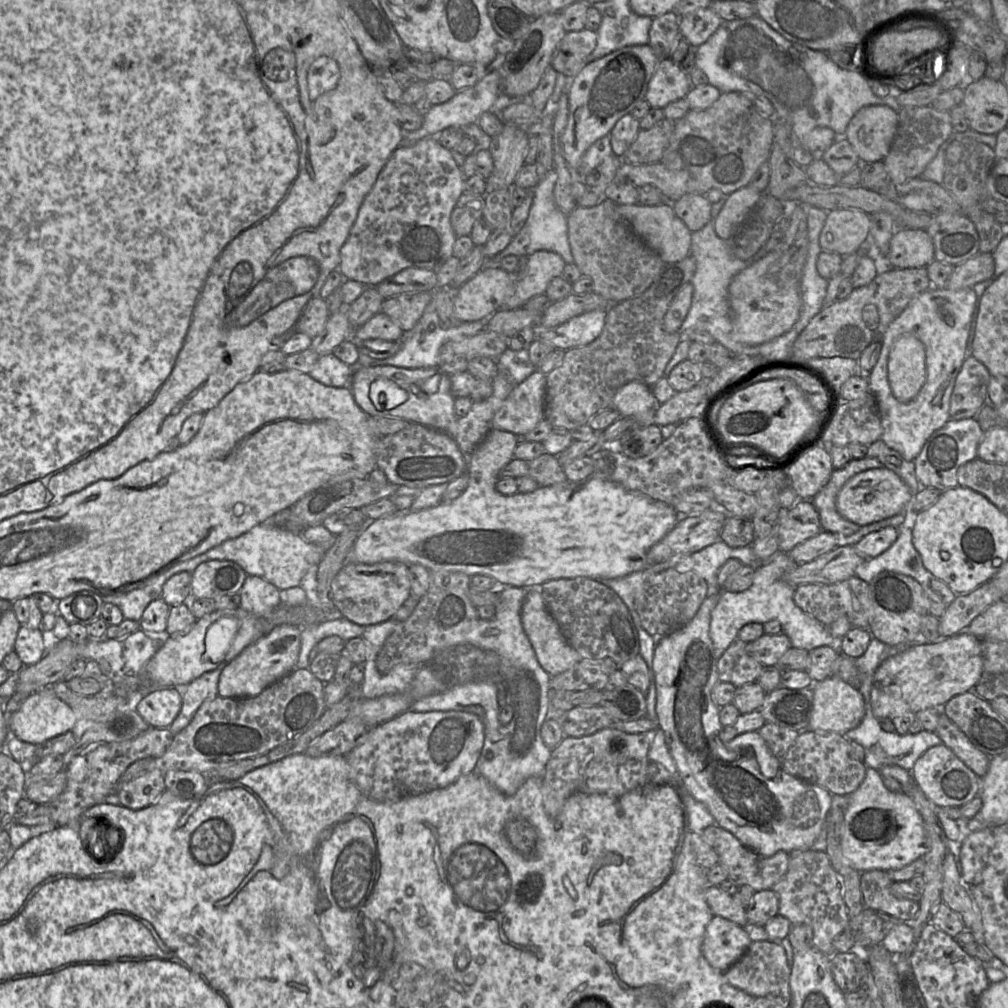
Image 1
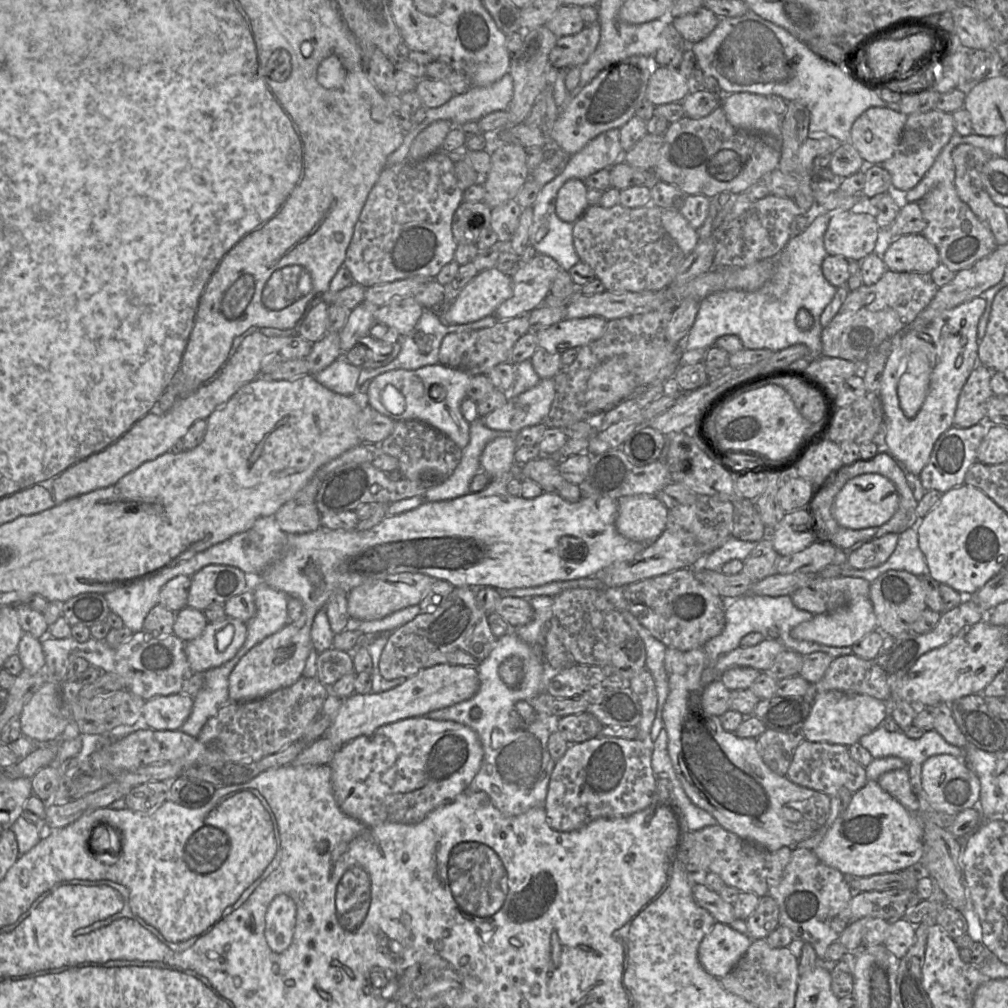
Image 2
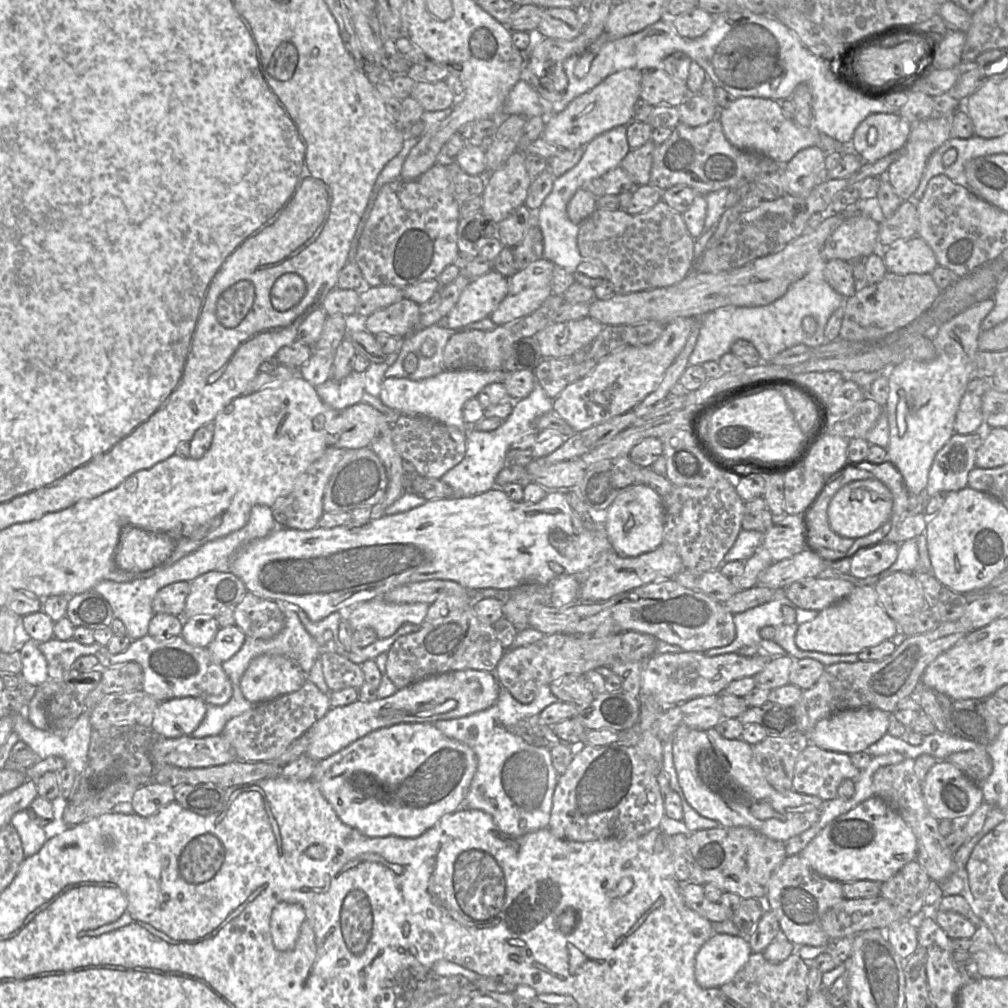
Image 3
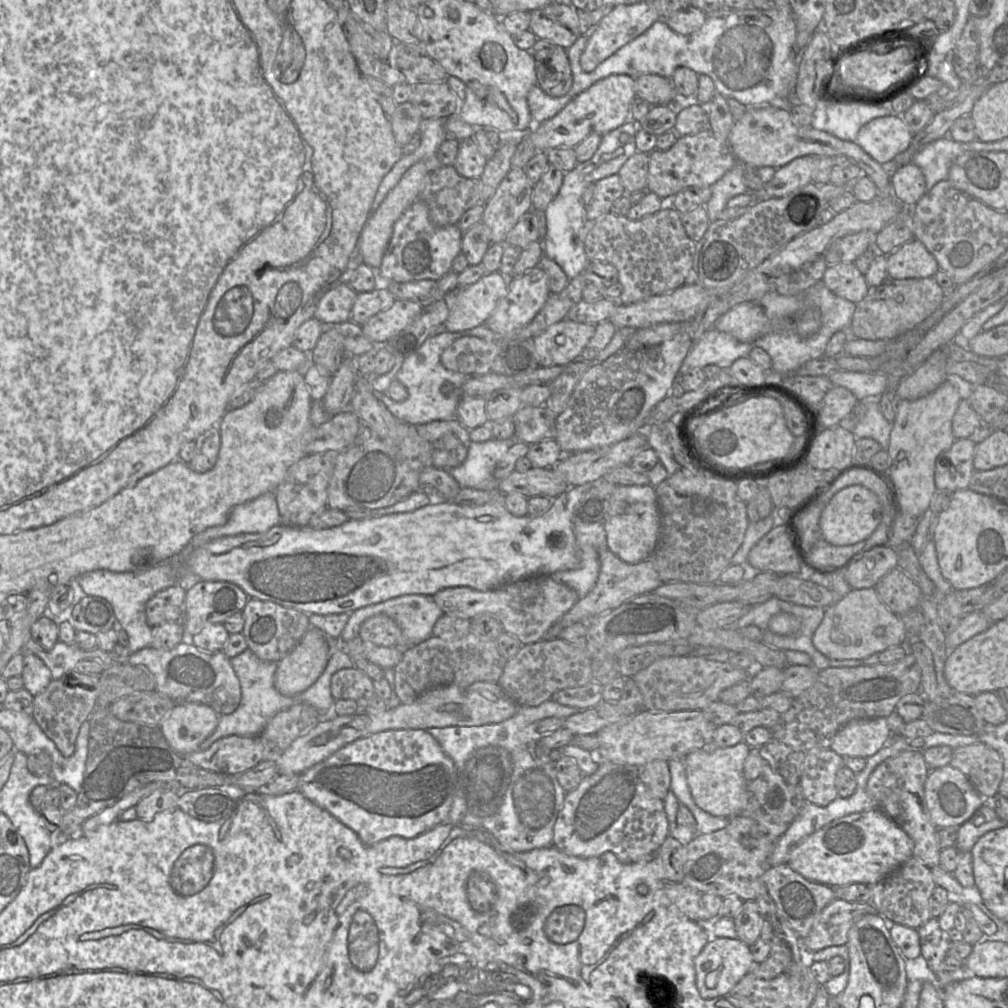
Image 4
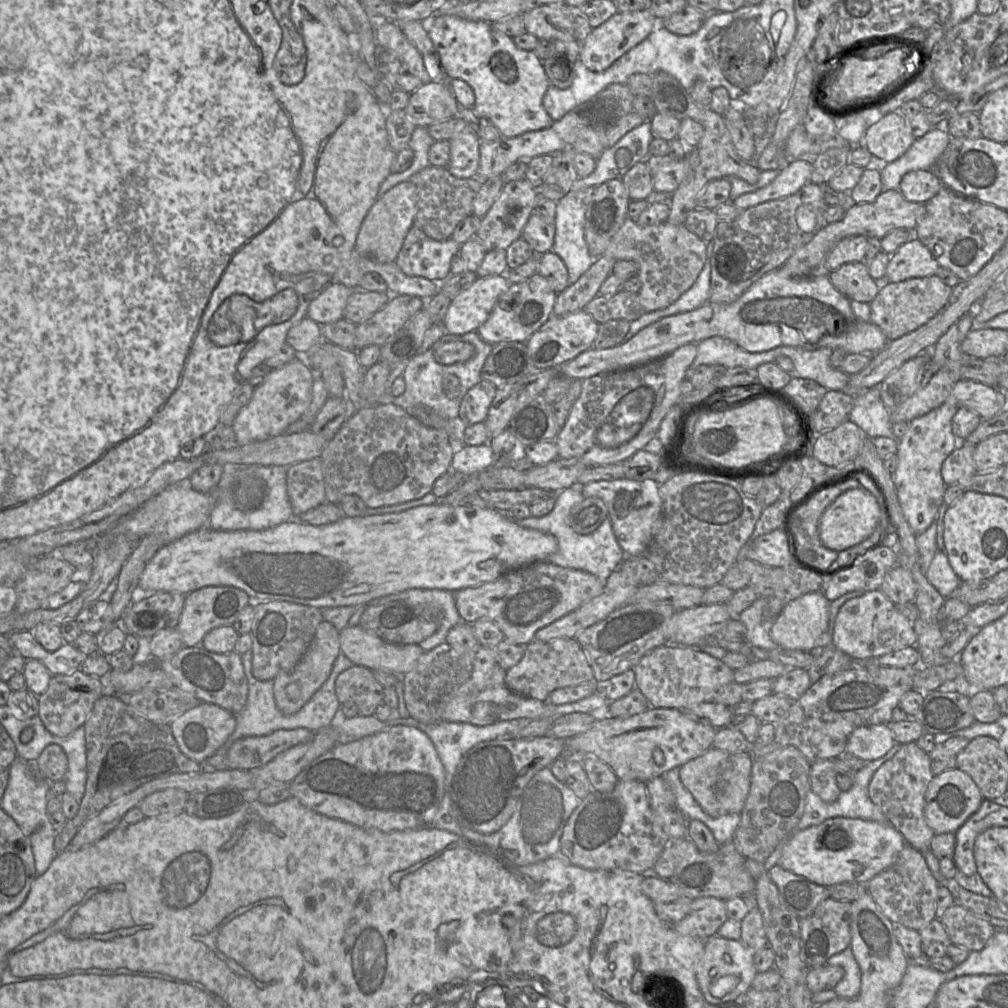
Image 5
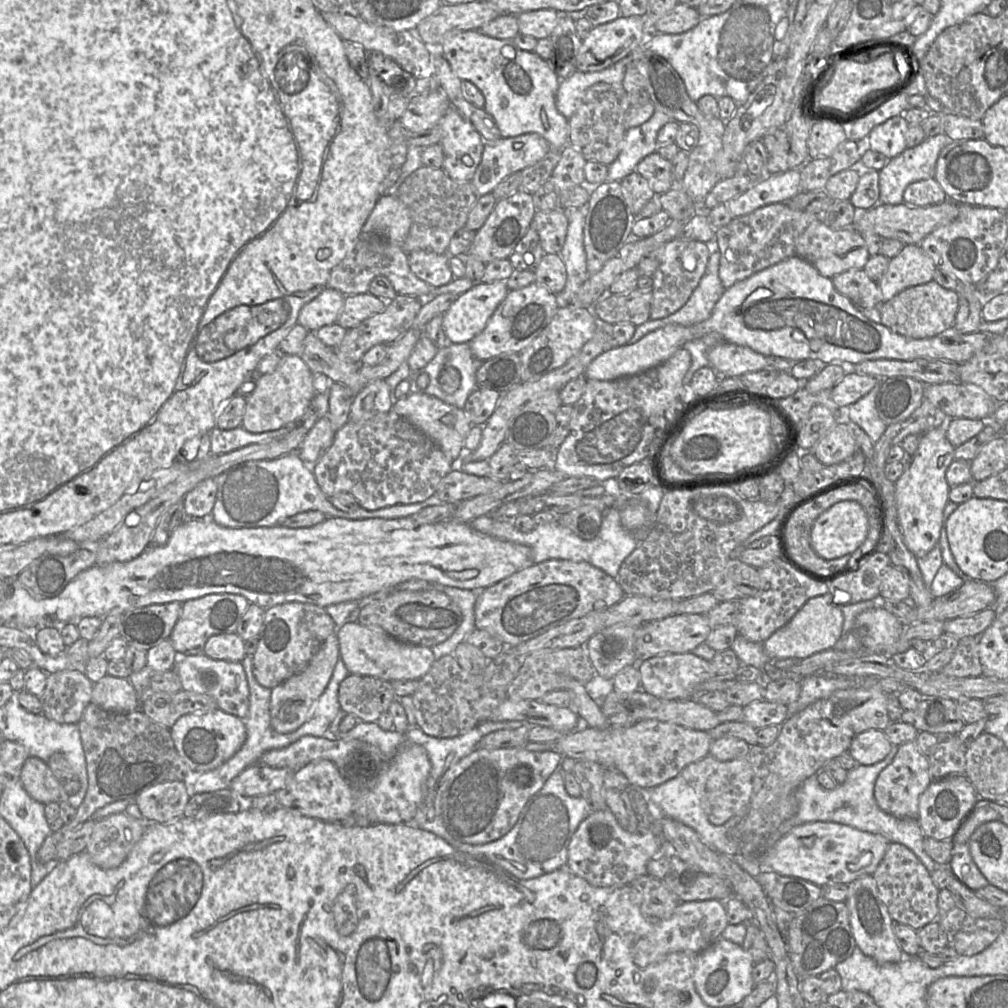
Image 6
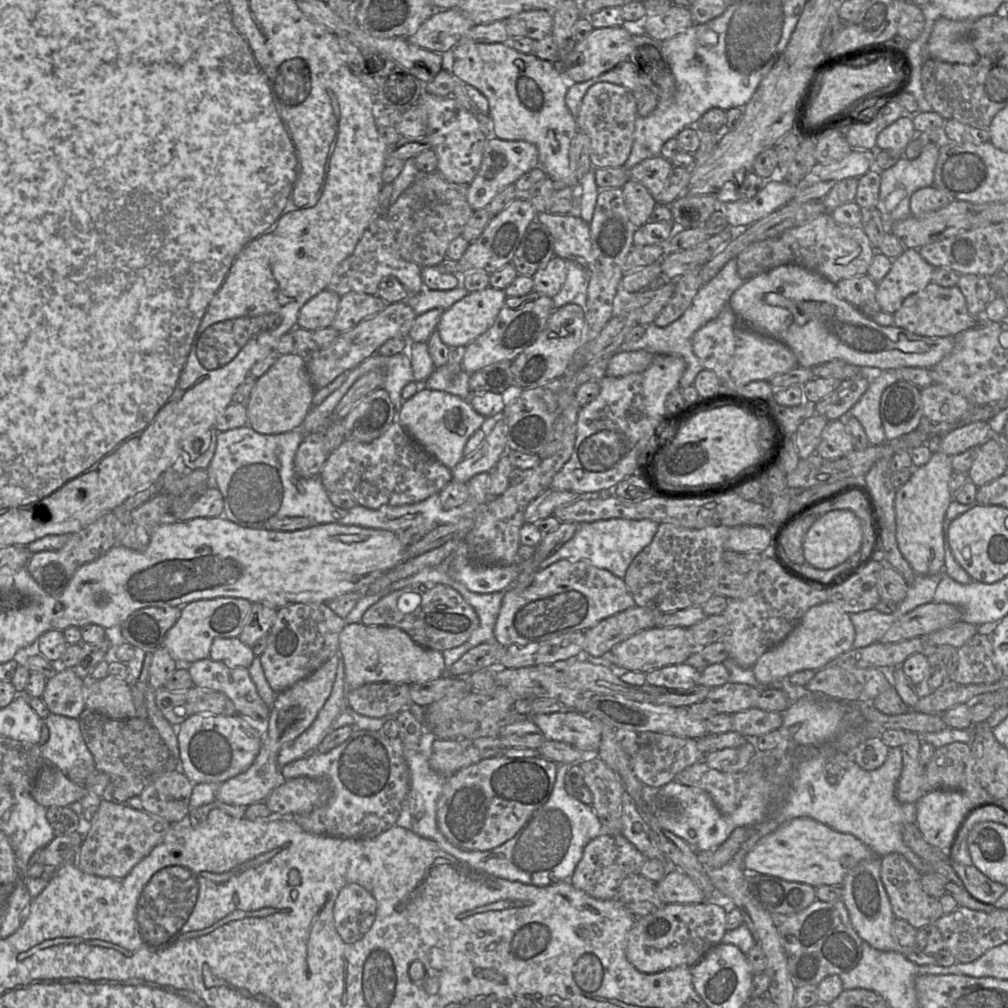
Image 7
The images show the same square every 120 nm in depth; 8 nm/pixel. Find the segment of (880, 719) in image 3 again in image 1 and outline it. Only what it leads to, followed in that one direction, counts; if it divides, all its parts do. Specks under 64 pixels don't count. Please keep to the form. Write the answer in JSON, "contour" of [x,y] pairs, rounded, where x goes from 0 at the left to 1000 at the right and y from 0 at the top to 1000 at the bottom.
{"contour":[[[829,671],[807,679],[807,703],[802,723],[838,729],[858,710],[854,688]]]}

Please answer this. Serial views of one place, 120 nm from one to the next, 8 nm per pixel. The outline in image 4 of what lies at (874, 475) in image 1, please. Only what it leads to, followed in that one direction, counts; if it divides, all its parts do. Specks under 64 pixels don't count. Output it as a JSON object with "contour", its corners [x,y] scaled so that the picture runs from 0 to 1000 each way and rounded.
{"contour":[[[845,481],[831,487],[815,507],[813,528],[815,534],[828,542],[859,537],[875,516],[875,498],[871,491],[856,481]]]}

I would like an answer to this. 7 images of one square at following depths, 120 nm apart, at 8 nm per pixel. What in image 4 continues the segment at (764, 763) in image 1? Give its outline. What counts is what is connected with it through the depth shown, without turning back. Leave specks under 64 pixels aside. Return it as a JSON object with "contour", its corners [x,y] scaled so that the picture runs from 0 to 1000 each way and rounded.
{"contour":[[[735,735],[721,742],[699,740],[678,752],[686,789],[696,804],[711,811],[726,812],[741,809],[744,788],[738,770],[738,757],[743,746],[744,741]]]}

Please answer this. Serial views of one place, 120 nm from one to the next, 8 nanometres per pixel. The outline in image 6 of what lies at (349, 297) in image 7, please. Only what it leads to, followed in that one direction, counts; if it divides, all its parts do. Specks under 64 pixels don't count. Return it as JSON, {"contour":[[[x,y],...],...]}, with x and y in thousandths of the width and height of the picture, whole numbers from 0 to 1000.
{"contour":[[[361,291],[342,295],[340,308],[334,320],[343,326],[348,326],[366,314],[379,310],[383,299],[369,292]]]}

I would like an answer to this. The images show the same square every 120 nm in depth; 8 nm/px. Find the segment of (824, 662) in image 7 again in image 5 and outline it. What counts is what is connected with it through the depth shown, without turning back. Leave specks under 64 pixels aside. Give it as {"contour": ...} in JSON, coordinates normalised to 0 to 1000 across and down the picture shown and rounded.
{"contour":[[[815,587],[801,588],[782,597],[768,615],[764,631],[776,644],[804,647],[813,641],[813,634],[820,626],[823,596]]]}

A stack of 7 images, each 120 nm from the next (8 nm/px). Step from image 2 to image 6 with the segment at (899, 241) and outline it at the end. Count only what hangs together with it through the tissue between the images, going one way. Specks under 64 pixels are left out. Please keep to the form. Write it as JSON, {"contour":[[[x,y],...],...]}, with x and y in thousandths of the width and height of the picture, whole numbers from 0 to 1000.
{"contour":[[[900,242],[885,257],[875,276],[870,280],[875,291],[875,299],[881,299],[896,288],[920,282],[927,277],[929,264],[926,257],[910,242]]]}

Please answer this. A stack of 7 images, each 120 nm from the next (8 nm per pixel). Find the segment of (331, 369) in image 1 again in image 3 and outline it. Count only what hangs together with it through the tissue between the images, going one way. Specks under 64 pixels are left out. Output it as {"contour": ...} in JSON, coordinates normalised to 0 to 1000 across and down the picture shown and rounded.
{"contour":[[[349,368],[338,378],[326,375],[313,384],[318,397],[334,408],[359,399],[362,390],[362,369]]]}

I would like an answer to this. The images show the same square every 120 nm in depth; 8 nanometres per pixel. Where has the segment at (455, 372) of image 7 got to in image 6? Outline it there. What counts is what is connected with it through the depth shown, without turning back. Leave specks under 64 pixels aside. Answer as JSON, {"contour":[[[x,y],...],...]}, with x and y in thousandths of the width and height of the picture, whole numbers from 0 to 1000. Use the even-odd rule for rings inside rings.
{"contour":[[[443,336],[443,343],[436,346],[421,365],[415,368],[408,367],[404,376],[407,380],[407,390],[429,392],[443,401],[459,406],[466,391],[474,384],[472,370],[477,360],[469,353],[465,340],[447,340]],[[443,364],[452,365],[457,372],[456,384],[450,391],[441,390],[436,380],[437,370]],[[419,369],[426,373],[426,380],[421,386],[414,382],[414,375]]]}

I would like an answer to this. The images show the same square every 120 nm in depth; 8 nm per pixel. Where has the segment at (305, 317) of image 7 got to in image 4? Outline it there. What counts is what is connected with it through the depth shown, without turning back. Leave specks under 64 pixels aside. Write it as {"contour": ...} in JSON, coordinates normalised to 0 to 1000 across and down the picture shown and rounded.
{"contour":[[[336,279],[319,293],[312,314],[323,323],[346,318],[353,294],[354,290],[343,279]]]}

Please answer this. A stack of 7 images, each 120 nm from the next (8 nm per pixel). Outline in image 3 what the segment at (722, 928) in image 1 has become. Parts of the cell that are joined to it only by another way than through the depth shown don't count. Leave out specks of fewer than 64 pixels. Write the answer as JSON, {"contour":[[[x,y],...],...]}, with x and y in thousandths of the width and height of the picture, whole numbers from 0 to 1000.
{"contour":[[[707,926],[690,946],[689,972],[699,981],[714,980],[742,954],[744,937],[736,929]]]}

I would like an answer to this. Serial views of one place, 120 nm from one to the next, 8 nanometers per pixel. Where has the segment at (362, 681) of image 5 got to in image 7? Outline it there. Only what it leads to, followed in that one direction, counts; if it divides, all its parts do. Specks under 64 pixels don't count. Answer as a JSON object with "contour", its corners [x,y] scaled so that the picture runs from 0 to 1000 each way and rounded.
{"contour":[[[391,677],[359,680],[346,686],[343,693],[352,706],[368,712],[393,709],[409,697],[406,679]]]}

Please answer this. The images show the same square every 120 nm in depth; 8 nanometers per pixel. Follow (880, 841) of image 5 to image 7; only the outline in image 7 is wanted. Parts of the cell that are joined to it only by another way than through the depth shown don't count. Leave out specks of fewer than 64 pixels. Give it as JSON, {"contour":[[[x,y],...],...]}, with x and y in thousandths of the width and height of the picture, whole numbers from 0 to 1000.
{"contour":[[[793,811],[778,816],[757,830],[740,847],[738,858],[740,862],[754,867],[810,881],[815,878],[835,878],[844,862],[854,854],[868,849],[866,844],[848,829],[828,824],[808,813]]]}

